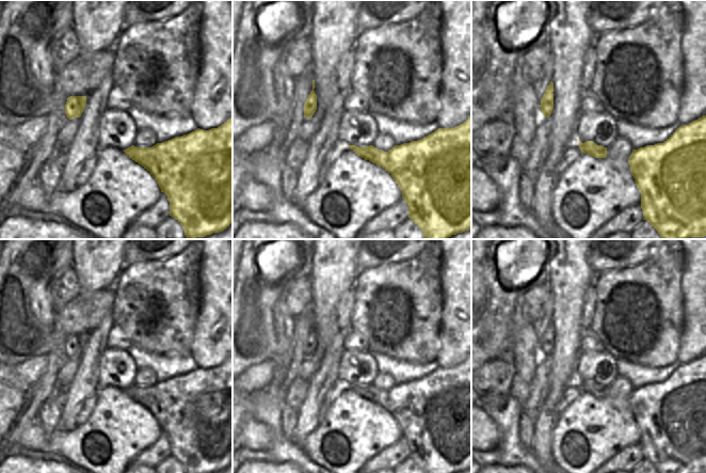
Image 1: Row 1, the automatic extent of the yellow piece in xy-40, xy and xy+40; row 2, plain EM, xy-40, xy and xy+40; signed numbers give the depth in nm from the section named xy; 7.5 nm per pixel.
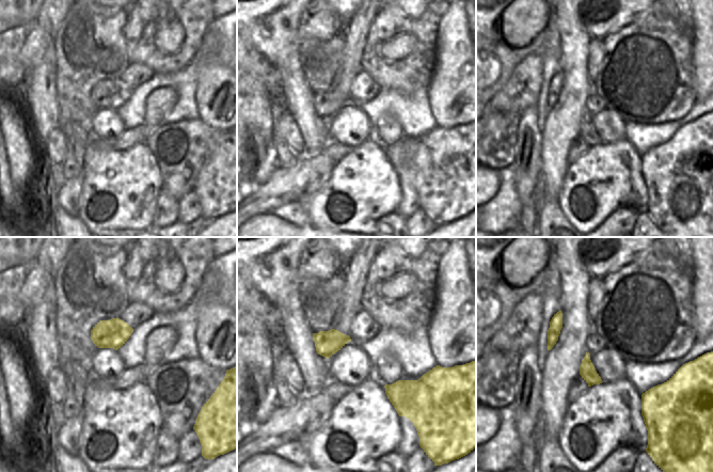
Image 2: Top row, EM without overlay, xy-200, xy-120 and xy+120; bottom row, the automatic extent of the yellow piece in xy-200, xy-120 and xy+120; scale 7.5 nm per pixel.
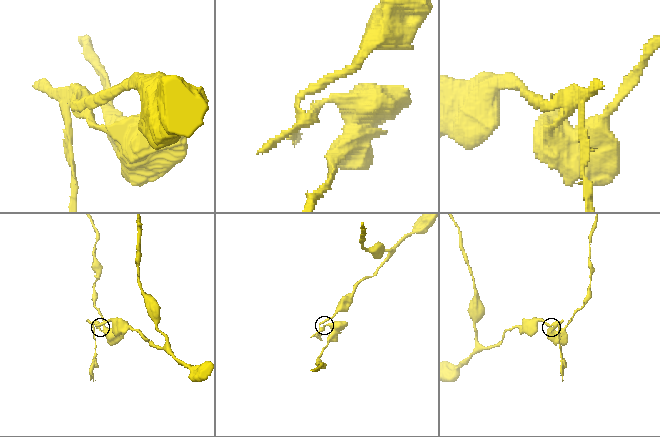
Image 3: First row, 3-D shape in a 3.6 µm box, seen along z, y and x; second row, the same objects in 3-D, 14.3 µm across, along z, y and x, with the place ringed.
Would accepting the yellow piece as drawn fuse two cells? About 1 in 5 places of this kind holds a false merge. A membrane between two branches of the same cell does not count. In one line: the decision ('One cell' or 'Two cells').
Two cells

